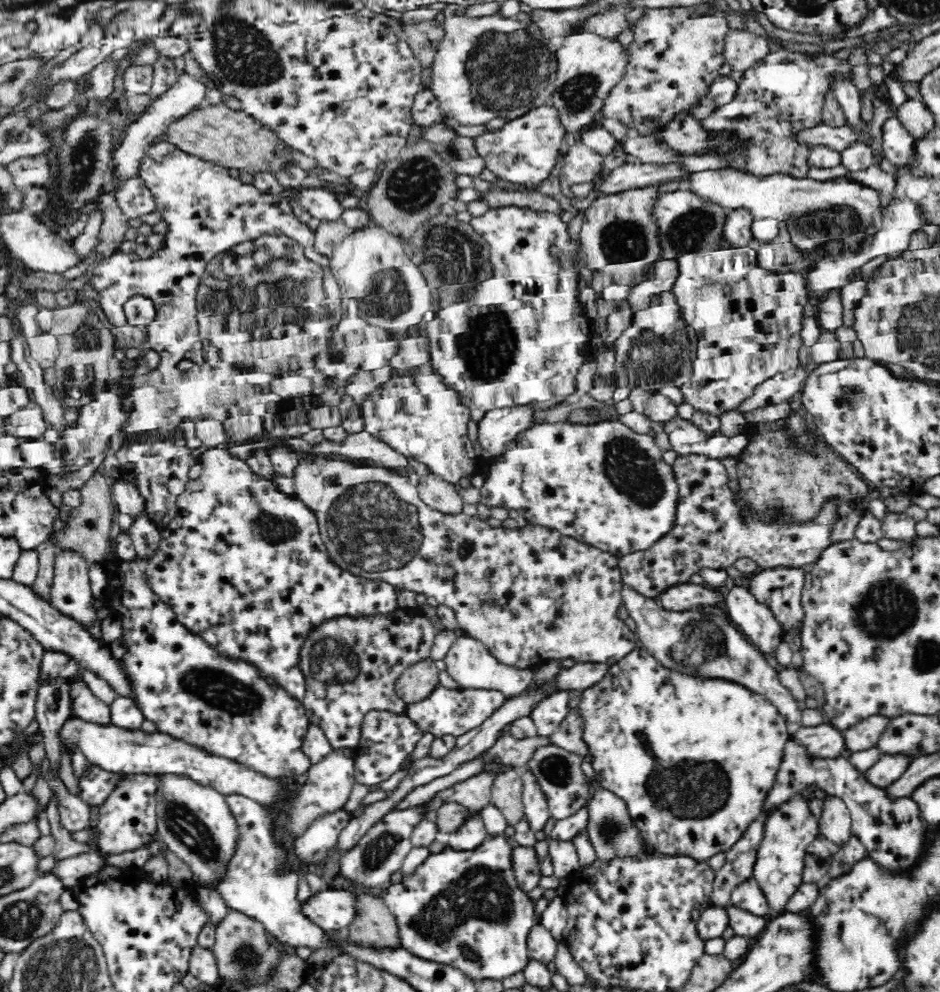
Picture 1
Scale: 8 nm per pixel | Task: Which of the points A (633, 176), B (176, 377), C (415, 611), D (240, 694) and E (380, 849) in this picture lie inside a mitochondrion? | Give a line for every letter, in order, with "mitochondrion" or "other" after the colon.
A: other
B: other
C: other
D: mitochondrion
E: mitochondrion

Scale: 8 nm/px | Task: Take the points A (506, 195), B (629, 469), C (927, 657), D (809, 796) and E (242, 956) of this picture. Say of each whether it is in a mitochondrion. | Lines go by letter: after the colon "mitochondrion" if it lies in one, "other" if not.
A: other
B: mitochondrion
C: mitochondrion
D: other
E: mitochondrion

